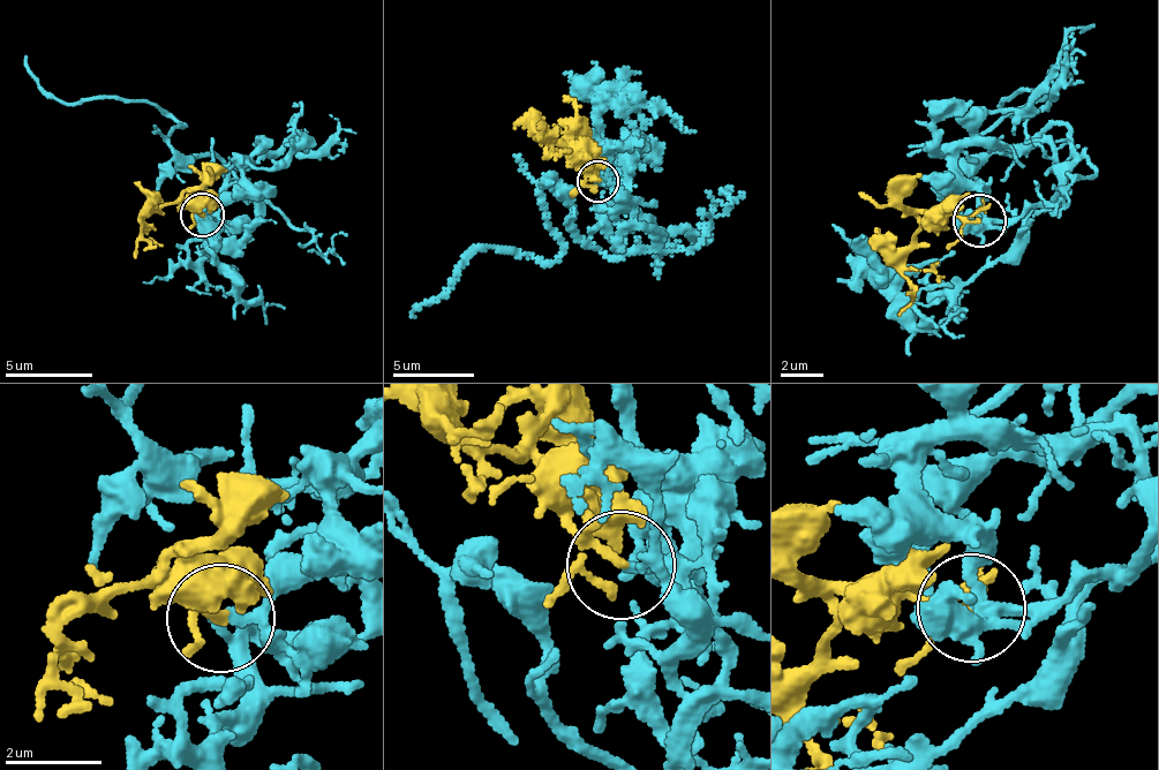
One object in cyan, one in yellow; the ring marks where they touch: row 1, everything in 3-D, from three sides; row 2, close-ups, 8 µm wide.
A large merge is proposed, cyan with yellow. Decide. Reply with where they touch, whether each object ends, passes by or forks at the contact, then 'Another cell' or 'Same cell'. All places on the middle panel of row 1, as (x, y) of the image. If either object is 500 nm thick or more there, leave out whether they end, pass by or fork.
Place: (597, 181). At the ring cyan passes by. At the ring yellow forks. Same cell

